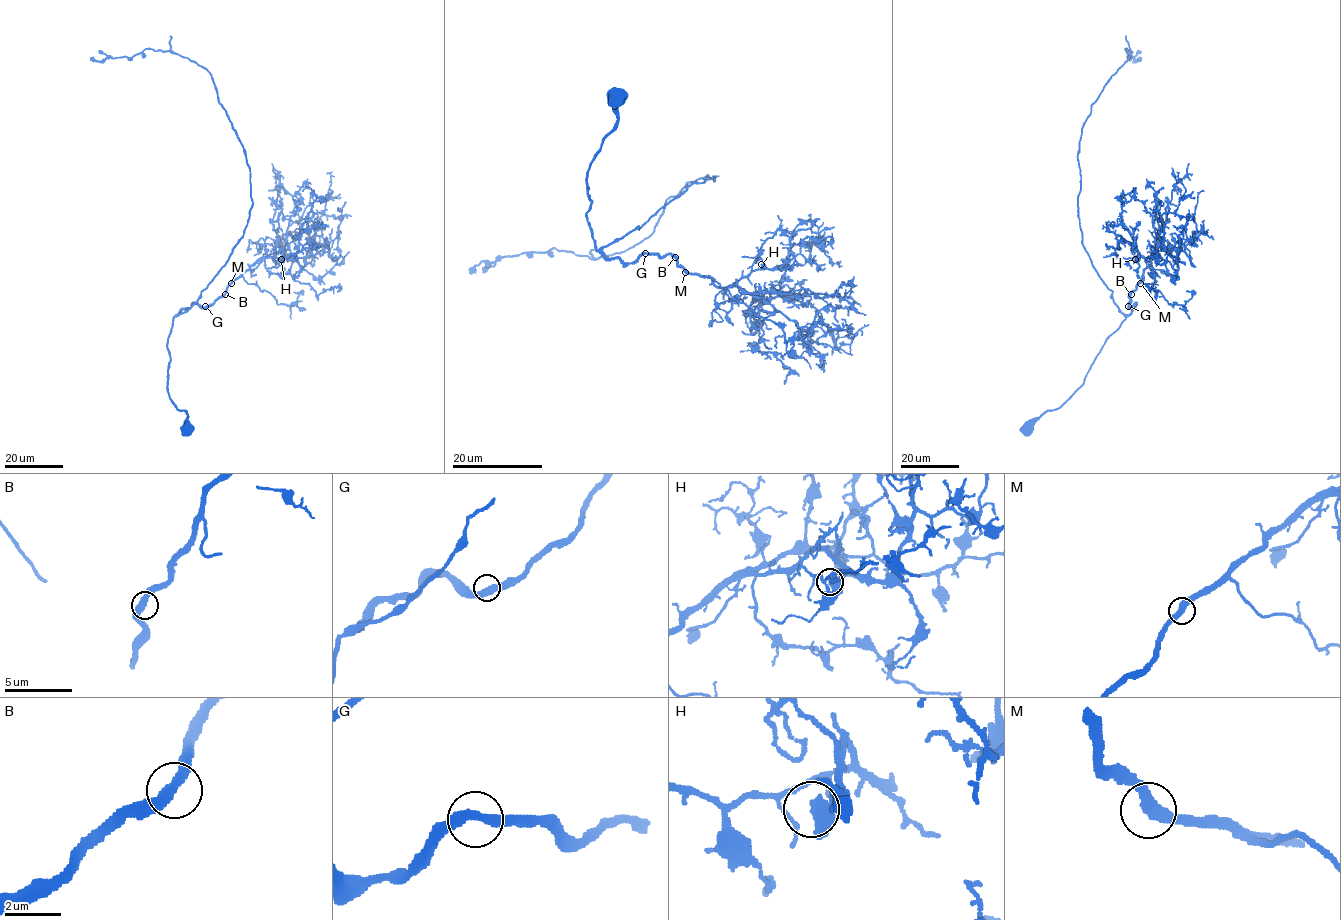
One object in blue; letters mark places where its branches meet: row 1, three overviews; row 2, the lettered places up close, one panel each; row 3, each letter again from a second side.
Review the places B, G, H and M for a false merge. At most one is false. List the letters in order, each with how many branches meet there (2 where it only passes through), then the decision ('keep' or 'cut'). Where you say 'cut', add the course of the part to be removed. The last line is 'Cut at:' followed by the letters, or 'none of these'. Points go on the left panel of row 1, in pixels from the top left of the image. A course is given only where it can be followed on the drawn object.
B: 2 | keep
G: 2 | keep
H: 2 | keep
M: 2 | keep
Cut at: none of these

